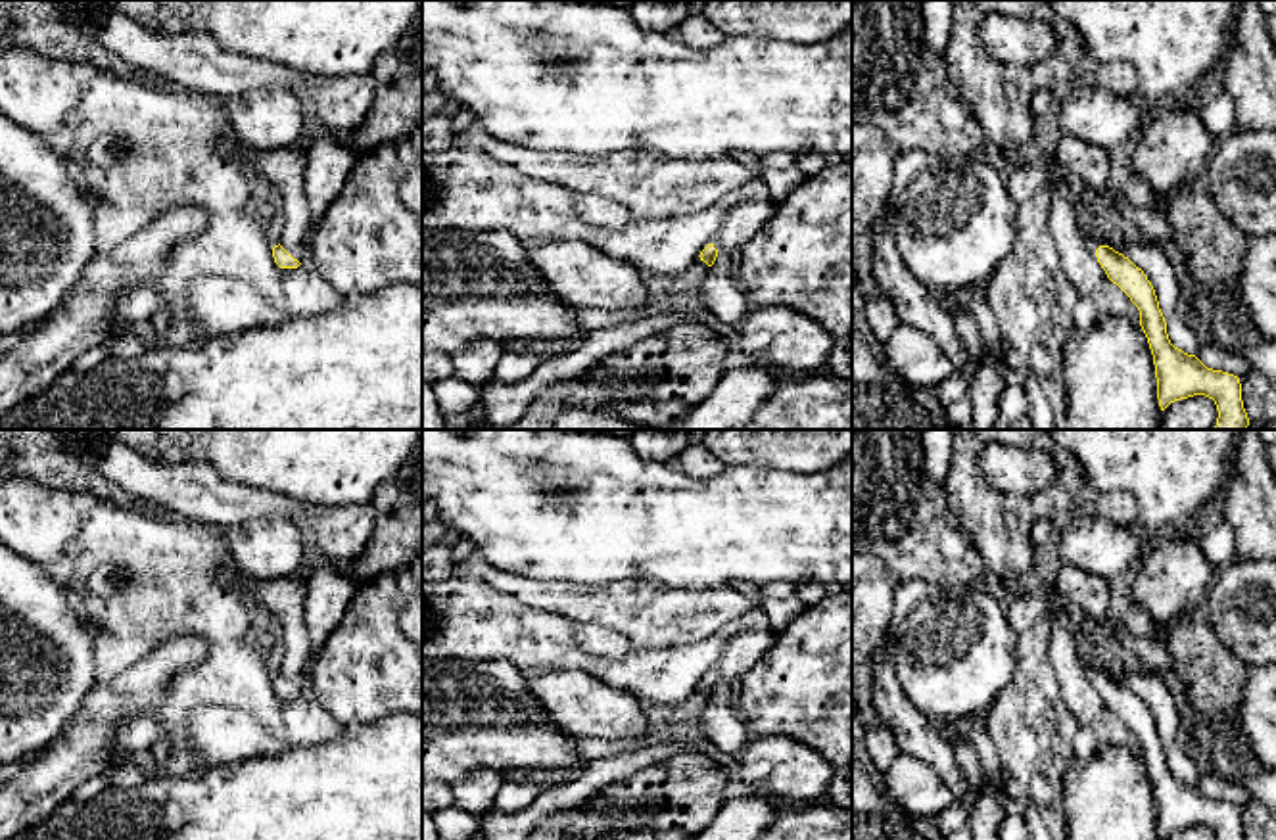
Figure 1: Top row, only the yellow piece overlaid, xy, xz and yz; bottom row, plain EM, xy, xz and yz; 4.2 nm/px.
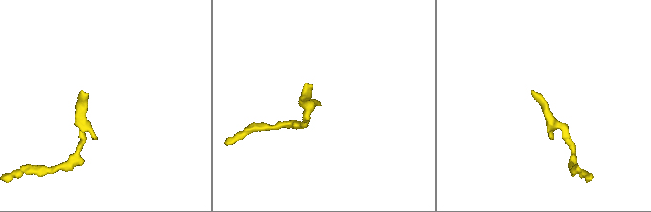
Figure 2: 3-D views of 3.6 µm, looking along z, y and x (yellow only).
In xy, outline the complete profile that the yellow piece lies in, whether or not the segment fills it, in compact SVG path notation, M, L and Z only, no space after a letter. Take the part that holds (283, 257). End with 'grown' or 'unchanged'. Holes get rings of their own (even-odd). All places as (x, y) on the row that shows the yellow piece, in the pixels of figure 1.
M309 238L294 251L286 251L280 244L272 247L274 263L280 268L297 268L309 261Z | grown

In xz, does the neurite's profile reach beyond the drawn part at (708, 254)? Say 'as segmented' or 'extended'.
extended

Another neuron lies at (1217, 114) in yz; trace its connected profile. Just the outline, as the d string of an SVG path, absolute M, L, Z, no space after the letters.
M1228 94L1199 104L1199 117L1205 130L1220 140L1234 130L1234 102Z

